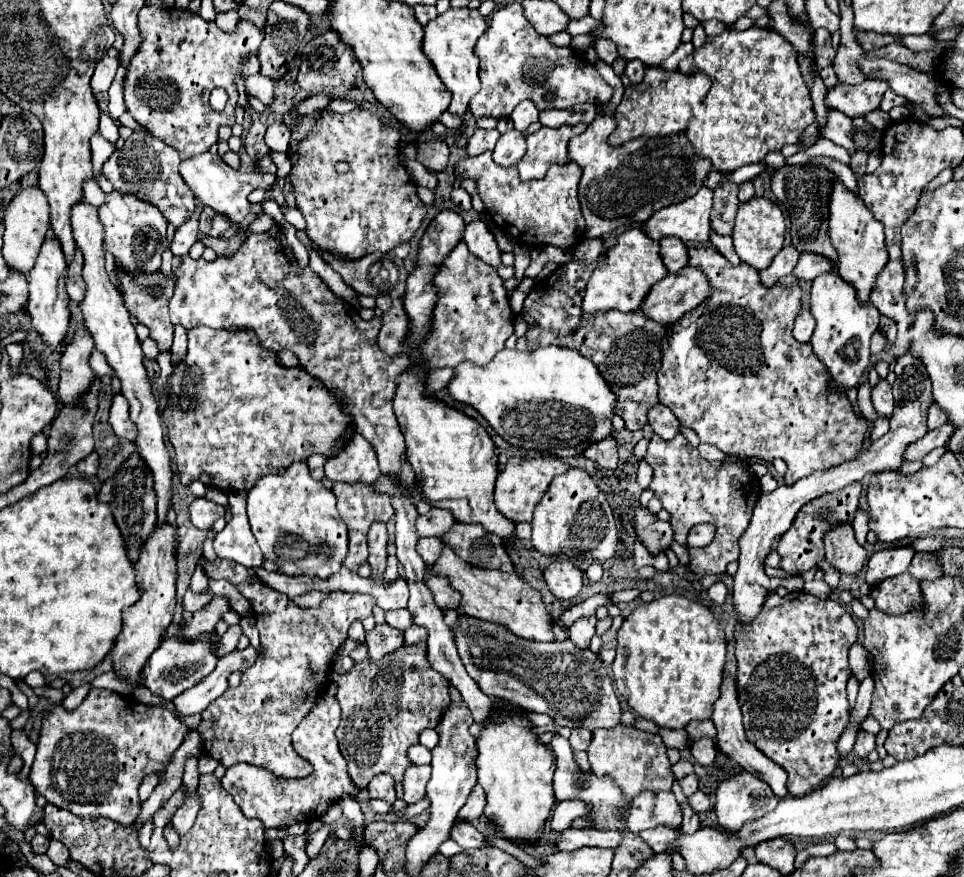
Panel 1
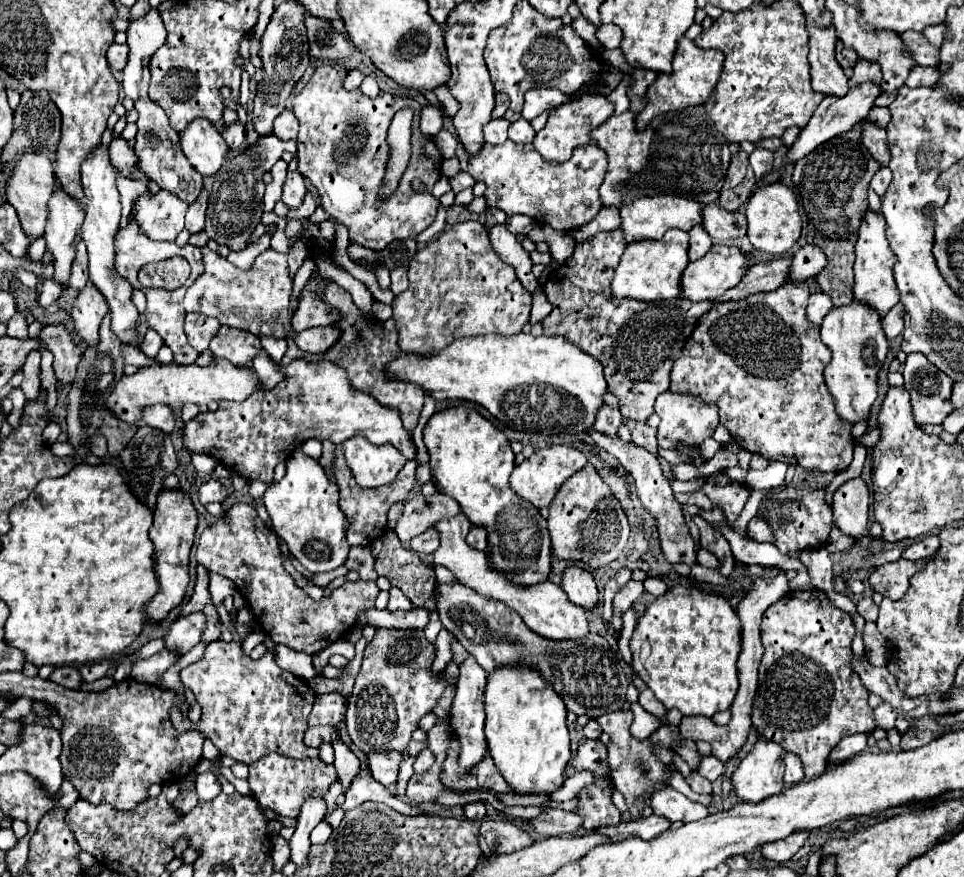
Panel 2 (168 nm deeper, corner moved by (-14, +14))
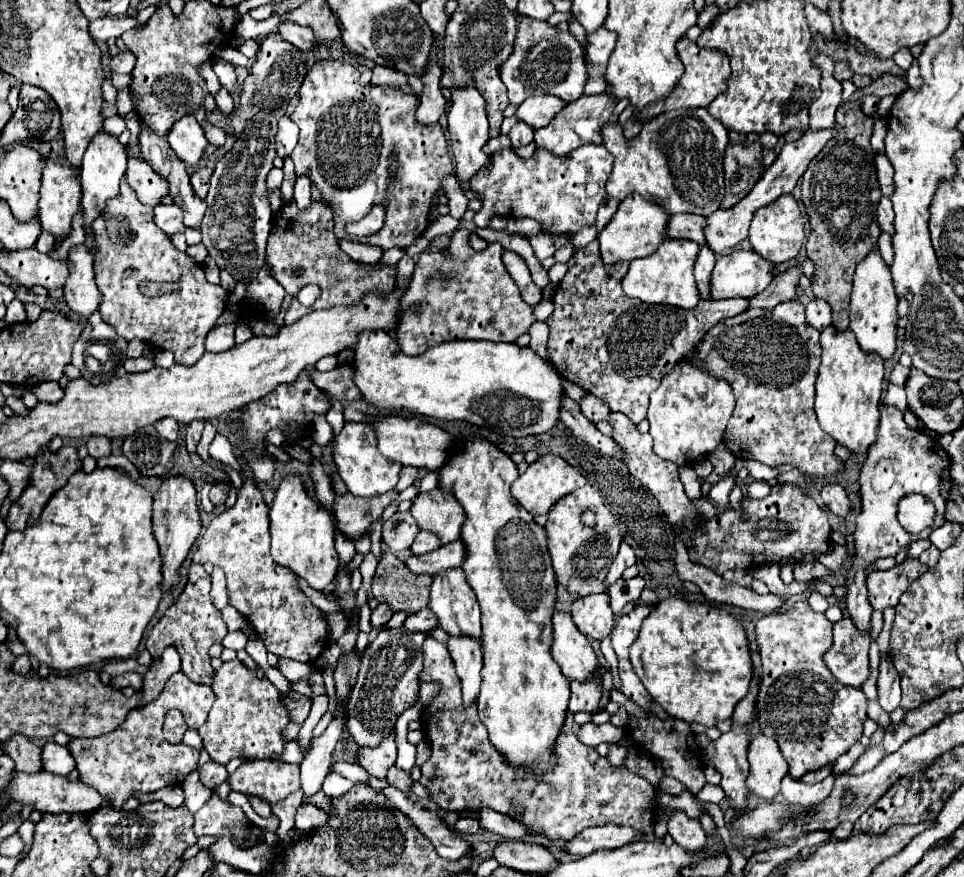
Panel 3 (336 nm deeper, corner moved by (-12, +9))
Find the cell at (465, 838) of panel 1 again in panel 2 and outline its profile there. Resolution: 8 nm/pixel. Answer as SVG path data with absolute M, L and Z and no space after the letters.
M484 820L480 826L480 834L486 838L490 850L494 850L496 854L512 854L534 844L532 836L514 826L512 822Z

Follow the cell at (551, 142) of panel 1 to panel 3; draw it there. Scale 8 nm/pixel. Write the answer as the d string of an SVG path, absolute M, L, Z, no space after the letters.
M582 95L580 99L568 103L560 113L554 115L554 119L546 125L534 131L534 141L538 147L548 149L550 153L564 157L570 151L586 145L586 143L600 143L600 129L602 125L608 123L610 115L612 115L614 103L610 101L608 95Z

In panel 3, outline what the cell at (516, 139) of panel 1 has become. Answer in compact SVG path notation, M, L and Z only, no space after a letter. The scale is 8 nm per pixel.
M518 121L512 129L510 129L510 141L512 141L512 147L522 147L522 145L528 145L532 139L534 139L534 129L522 121Z

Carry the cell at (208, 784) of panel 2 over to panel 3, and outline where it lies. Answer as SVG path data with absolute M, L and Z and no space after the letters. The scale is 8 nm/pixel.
M214 761L206 763L200 769L200 781L208 787L208 789L216 789L220 783L224 783L228 779L228 771L224 765L218 765Z

